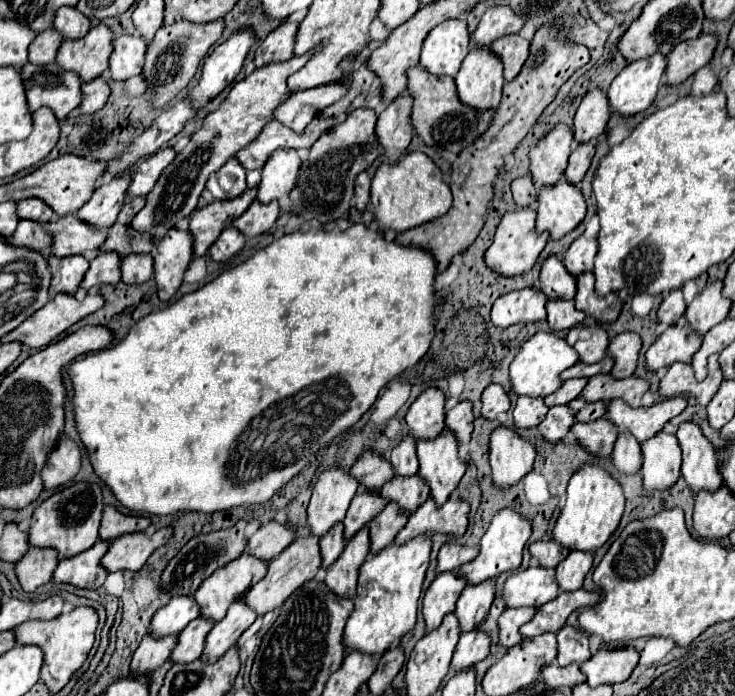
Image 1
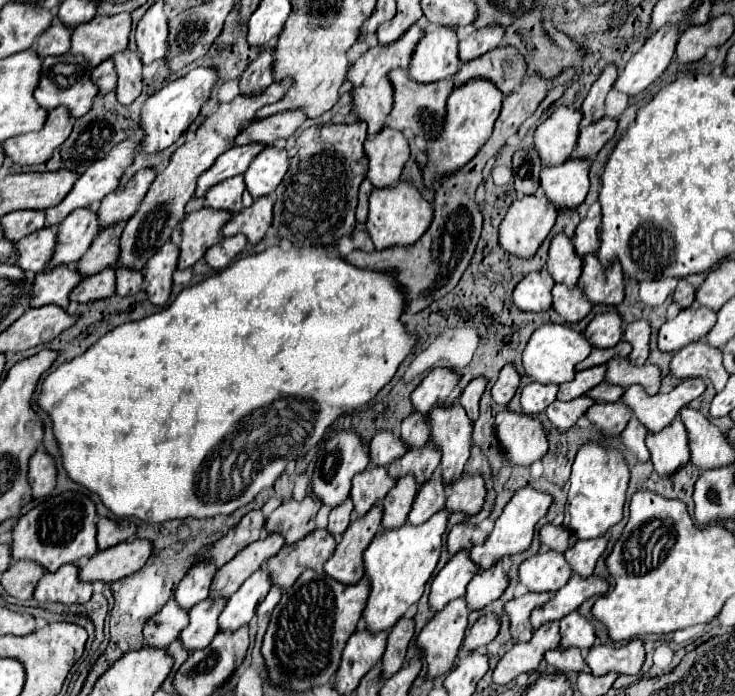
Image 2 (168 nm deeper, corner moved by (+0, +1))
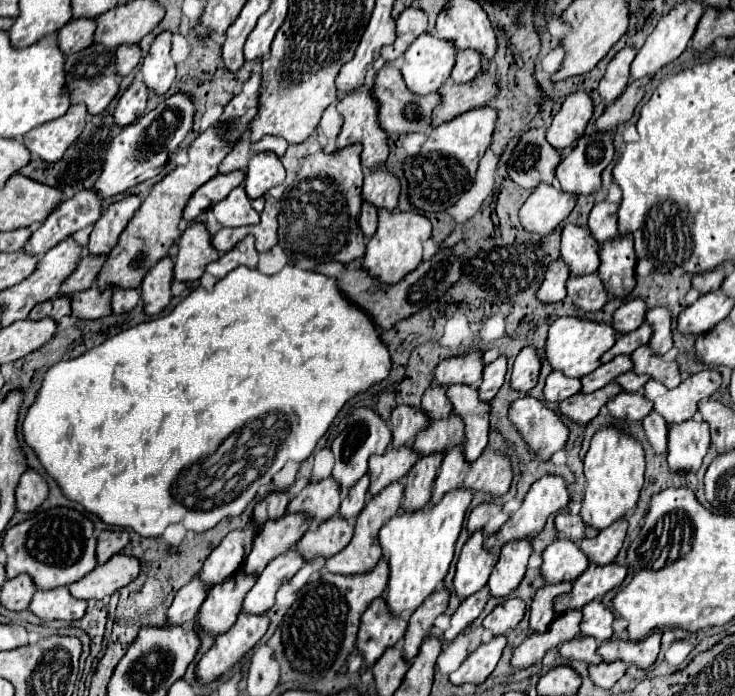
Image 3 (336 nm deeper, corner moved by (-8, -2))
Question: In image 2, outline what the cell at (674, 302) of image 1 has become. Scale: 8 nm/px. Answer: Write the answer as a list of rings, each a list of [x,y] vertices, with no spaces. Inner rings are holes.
[[[684,279],[678,283],[678,287],[676,287],[676,291],[674,291],[674,299],[680,303],[682,309],[688,307],[688,305],[694,301],[694,295],[696,295],[696,287],[690,285],[690,283],[684,281]]]

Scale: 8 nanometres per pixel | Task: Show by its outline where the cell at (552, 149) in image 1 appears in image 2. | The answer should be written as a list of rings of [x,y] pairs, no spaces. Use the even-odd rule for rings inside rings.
[[[562,105],[542,125],[538,125],[534,147],[538,149],[544,165],[560,165],[570,157],[578,141],[580,121],[582,113],[578,109]]]

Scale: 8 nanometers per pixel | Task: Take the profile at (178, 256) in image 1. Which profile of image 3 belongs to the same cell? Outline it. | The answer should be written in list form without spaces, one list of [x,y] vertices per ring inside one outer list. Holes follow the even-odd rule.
[[[164,256],[142,280],[142,302],[144,302],[144,312],[154,316],[160,314],[172,300],[172,286],[174,280],[174,260],[170,256]]]

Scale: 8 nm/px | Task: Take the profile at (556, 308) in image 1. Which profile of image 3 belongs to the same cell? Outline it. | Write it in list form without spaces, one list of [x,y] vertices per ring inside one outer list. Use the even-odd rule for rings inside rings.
[[[598,274],[570,276],[566,288],[572,304],[584,312],[598,312],[608,302],[608,294]]]

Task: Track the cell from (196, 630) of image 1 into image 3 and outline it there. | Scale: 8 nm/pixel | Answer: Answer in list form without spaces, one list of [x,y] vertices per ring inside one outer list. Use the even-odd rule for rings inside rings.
[[[238,570],[224,584],[210,588],[198,612],[200,628],[212,634],[214,638],[228,632],[228,628],[236,622],[240,614],[244,594],[254,586],[254,580],[256,580],[254,576],[246,576],[242,570]]]

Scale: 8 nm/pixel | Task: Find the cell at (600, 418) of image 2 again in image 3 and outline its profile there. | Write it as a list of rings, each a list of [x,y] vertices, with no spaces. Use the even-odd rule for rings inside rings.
[[[620,392],[616,398],[612,398],[606,404],[606,408],[608,408],[610,416],[620,418],[620,420],[628,420],[628,422],[638,422],[652,412],[650,400],[646,400],[642,392],[638,392],[638,394]]]

